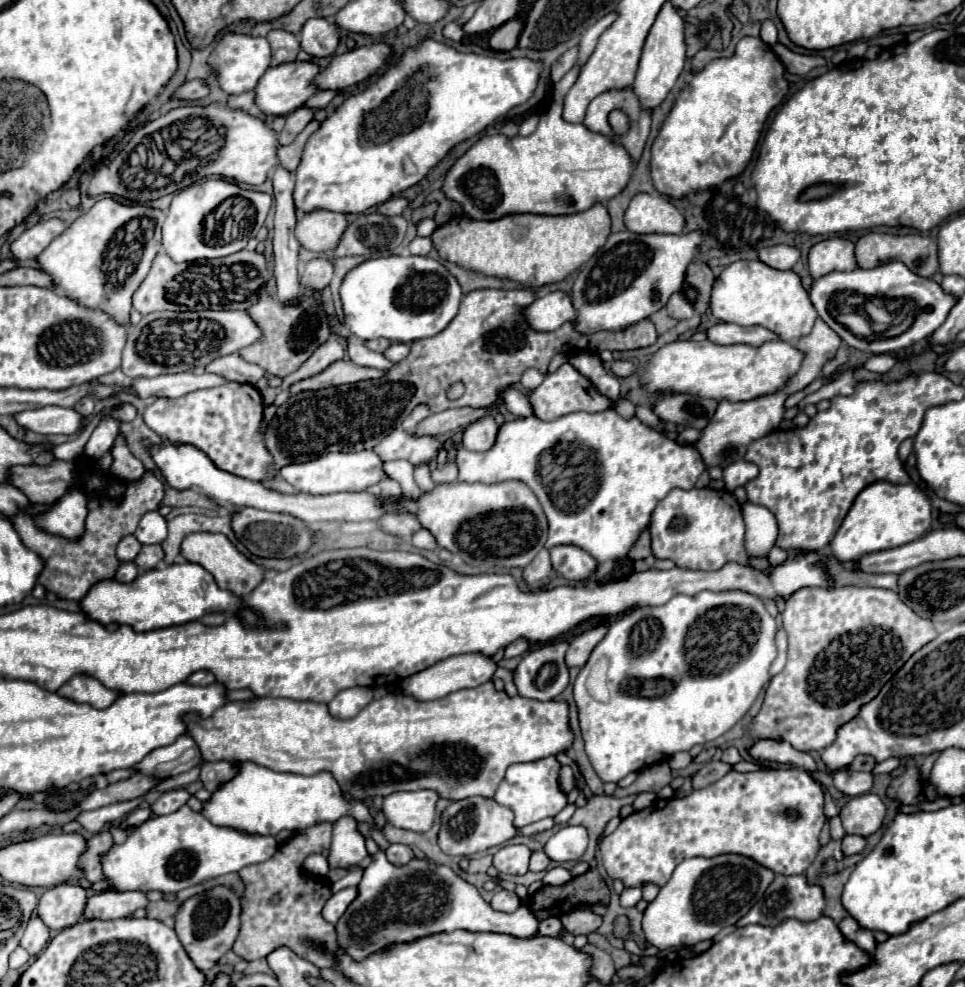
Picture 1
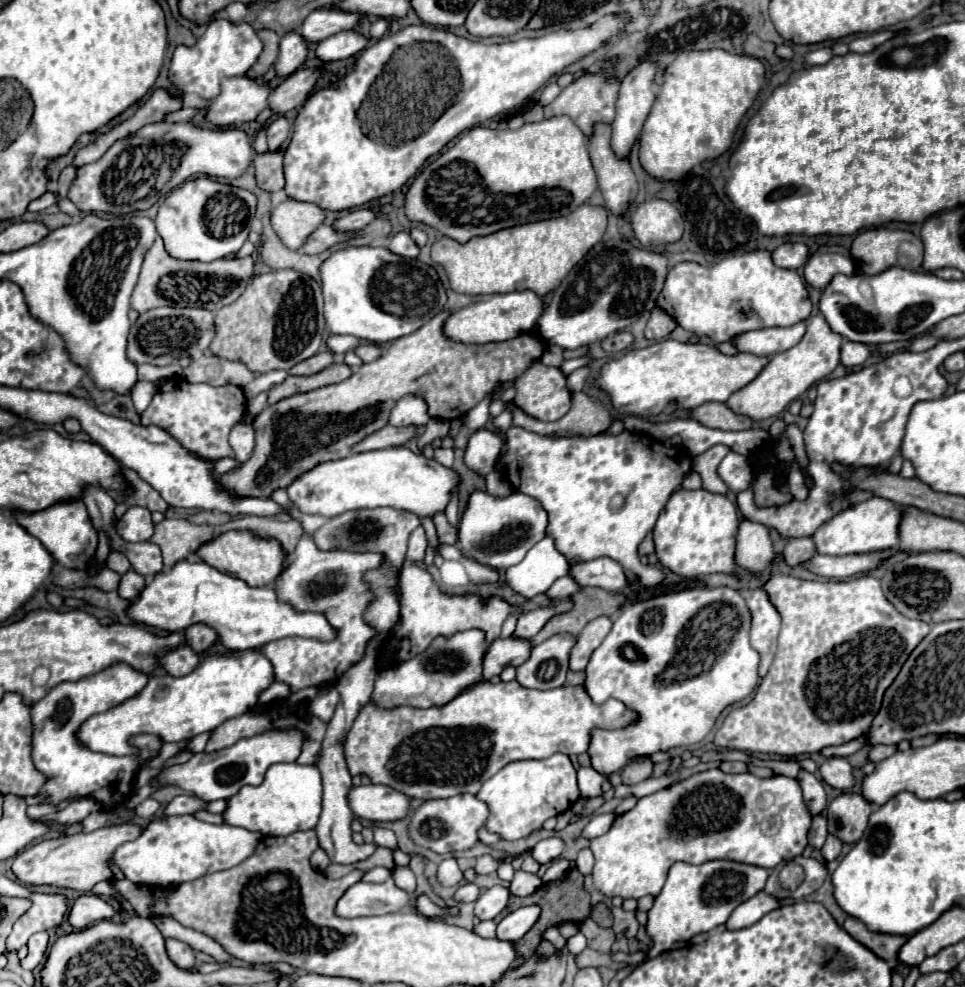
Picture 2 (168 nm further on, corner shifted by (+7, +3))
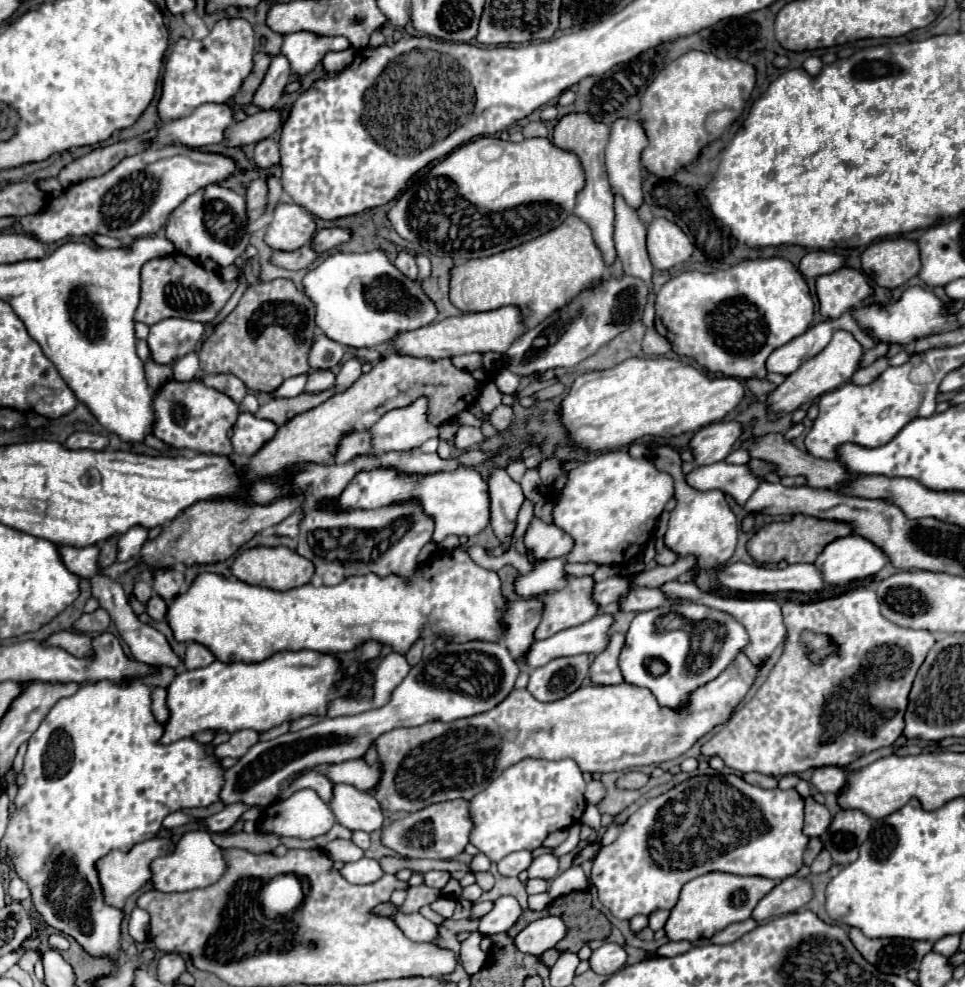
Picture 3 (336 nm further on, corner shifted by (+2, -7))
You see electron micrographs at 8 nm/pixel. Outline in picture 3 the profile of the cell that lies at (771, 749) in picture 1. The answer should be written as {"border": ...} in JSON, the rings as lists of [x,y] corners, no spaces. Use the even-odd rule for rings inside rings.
{"border":[[[813,796],[805,798],[805,826],[807,836],[821,836],[831,824],[831,814],[825,804],[819,804]]]}

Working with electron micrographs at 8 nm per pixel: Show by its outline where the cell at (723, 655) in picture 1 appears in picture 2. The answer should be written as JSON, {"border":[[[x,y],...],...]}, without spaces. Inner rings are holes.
{"border":[[[690,588],[626,606],[614,620],[610,634],[592,654],[586,668],[584,688],[588,688],[588,694],[592,700],[596,700],[596,704],[602,704],[608,698],[622,700],[628,704],[628,708],[636,708],[636,712],[640,712],[640,720],[636,720],[632,728],[622,728],[616,732],[592,732],[592,744],[588,750],[592,766],[600,774],[612,774],[630,758],[652,756],[660,750],[668,752],[672,748],[690,746],[704,740],[720,712],[726,706],[750,696],[758,684],[760,656],[756,656],[748,636],[748,606],[744,604],[744,598],[732,588]],[[628,644],[632,644],[640,654],[638,660],[622,660],[622,650]]]}

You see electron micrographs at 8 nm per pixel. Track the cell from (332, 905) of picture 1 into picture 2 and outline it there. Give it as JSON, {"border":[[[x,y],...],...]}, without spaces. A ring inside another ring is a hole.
{"border":[[[390,876],[382,884],[360,882],[348,888],[348,892],[336,904],[336,914],[344,918],[378,916],[390,912],[402,912],[410,908],[410,894],[400,890]]]}

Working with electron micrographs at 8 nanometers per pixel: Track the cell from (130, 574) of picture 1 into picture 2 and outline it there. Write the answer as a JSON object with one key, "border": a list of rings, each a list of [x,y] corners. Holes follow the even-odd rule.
{"border":[[[130,570],[130,572],[126,572],[126,574],[122,576],[118,594],[120,594],[122,598],[126,598],[126,600],[134,600],[134,598],[140,596],[140,592],[144,590],[144,586],[146,586],[146,578],[140,576],[140,574],[136,574],[134,570]]]}

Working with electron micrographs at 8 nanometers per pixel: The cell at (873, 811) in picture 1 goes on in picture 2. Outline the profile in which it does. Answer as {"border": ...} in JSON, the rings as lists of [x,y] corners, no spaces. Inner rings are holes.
{"border":[[[840,794],[830,802],[826,810],[828,832],[844,844],[856,844],[868,826],[870,812],[872,804],[866,802],[860,794]]]}

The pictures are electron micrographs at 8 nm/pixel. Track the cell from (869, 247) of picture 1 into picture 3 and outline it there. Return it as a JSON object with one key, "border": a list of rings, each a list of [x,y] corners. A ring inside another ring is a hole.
{"border":[[[883,238],[861,254],[863,272],[883,288],[897,288],[921,270],[919,246],[907,238]]]}

